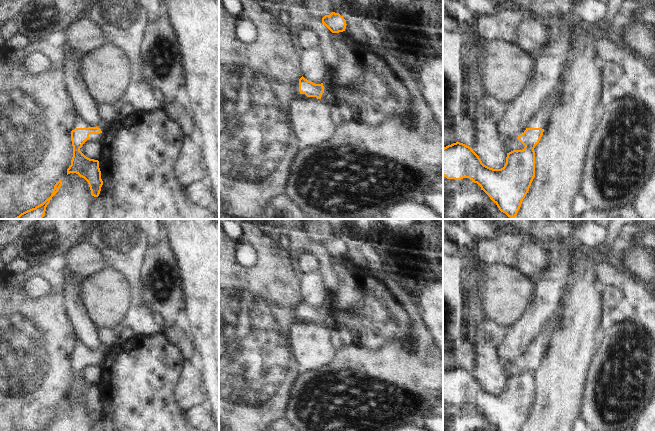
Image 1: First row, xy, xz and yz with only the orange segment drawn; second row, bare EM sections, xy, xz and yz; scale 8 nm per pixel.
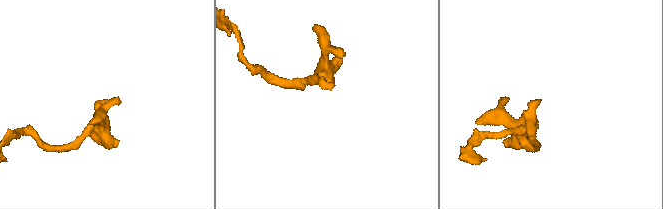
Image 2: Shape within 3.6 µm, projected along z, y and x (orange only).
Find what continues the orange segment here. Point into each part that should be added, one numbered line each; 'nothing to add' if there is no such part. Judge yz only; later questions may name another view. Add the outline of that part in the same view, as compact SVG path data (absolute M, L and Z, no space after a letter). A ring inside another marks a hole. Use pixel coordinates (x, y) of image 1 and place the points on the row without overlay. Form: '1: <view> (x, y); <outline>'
1: yz (540, 344); M558 311L552 316L551 320L547 322L539 336L529 345L526 352L542 352L545 354L549 341L552 336L553 328L557 322L557 319L560 317Z

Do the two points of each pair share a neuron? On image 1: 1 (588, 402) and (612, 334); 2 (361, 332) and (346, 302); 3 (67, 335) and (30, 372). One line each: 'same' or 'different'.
1: same
2: same
3: same

